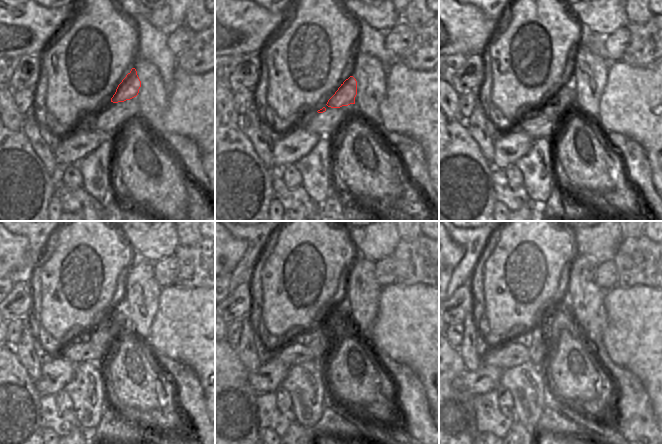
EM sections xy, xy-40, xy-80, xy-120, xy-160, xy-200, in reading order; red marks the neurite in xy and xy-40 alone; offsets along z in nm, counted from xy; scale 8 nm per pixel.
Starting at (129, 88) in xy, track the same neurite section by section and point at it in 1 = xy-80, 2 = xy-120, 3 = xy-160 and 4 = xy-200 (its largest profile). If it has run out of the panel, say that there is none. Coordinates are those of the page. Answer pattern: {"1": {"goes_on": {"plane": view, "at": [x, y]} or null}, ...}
{"1": {"goes_on": {"plane": "xy-80", "at": [565, 96]}}, "2": {"goes_on": {"plane": "xy-120", "at": [99, 335]}}, "3": {"goes_on": {"plane": "xy-160", "at": [324, 337]}}, "4": {"goes_on": {"plane": "xy-200", "at": [540, 349]}}}

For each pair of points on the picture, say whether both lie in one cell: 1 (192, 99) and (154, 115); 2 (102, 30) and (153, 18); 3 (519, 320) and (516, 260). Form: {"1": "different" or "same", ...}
{"1": "different", "2": "different", "3": "same"}

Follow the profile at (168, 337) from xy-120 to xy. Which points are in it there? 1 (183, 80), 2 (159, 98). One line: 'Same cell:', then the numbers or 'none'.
Same cell: 1

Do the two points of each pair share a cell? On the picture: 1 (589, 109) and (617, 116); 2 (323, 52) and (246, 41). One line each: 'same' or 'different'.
1: different
2: different

